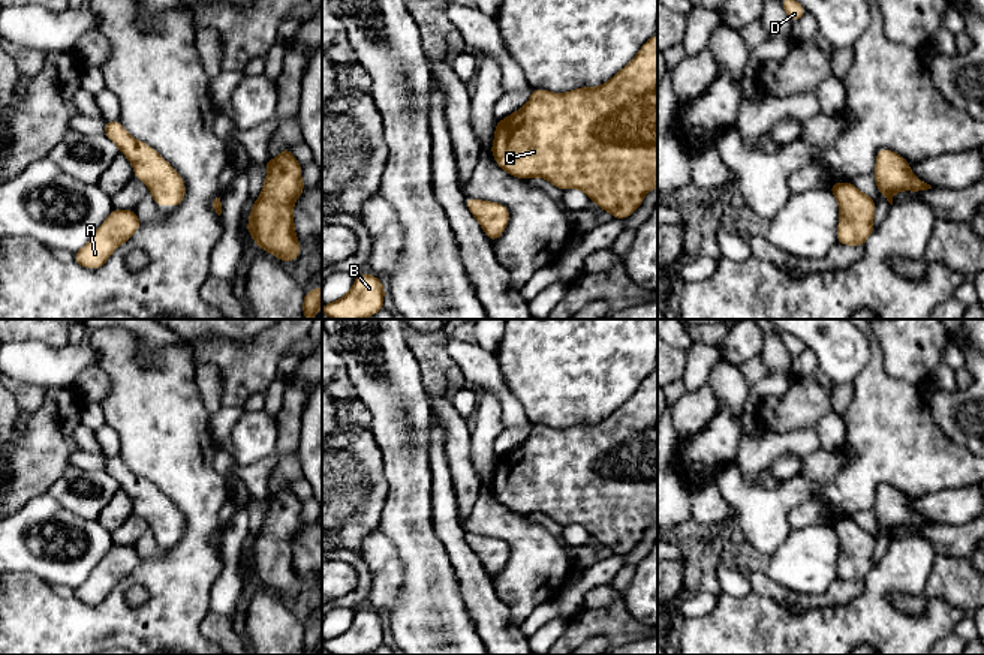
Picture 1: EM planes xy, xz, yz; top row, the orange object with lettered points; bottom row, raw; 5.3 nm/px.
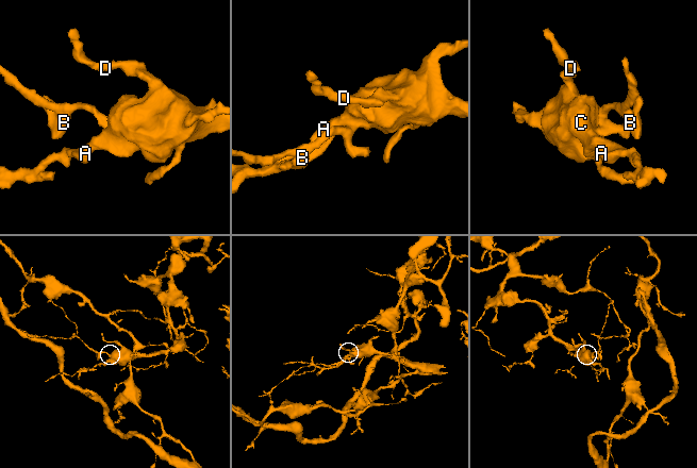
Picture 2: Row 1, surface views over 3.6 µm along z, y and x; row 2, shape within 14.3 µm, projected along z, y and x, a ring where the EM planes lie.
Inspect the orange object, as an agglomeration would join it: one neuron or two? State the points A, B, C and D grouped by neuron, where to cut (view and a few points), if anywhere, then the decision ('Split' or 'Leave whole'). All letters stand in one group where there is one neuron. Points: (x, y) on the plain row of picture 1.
Groups: A B C D. No split. Leave whole

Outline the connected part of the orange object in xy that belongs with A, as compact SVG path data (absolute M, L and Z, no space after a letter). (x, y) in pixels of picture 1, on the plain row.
M112 546L88 579L75 588L73 597L84 604L100 604L111 589L127 577L141 561L135 546Z

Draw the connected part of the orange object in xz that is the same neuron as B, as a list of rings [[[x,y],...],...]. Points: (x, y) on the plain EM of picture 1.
[[[361,610],[343,634],[324,640],[322,649],[332,655],[365,655],[383,645],[383,631],[385,624],[376,612]]]

